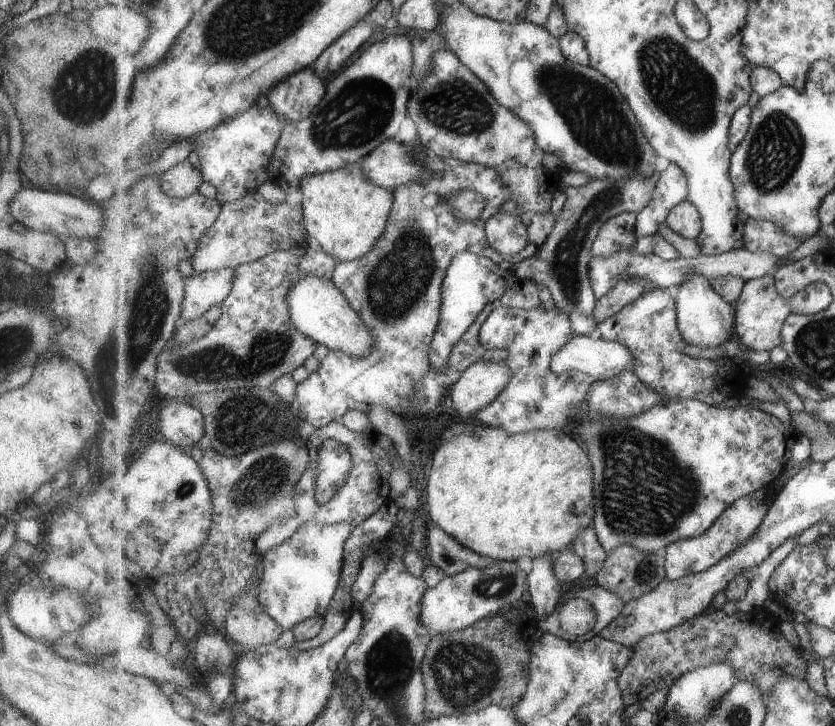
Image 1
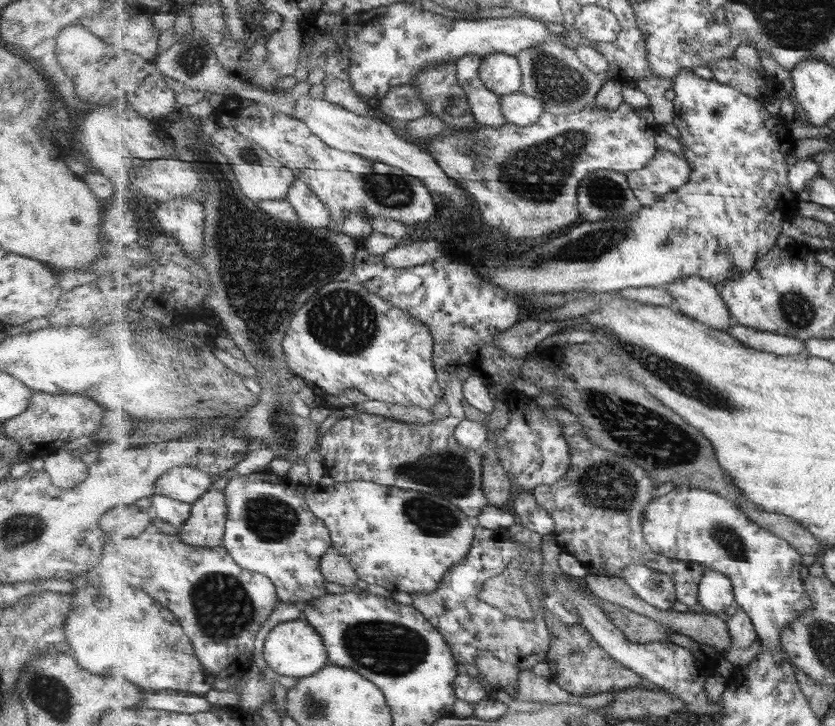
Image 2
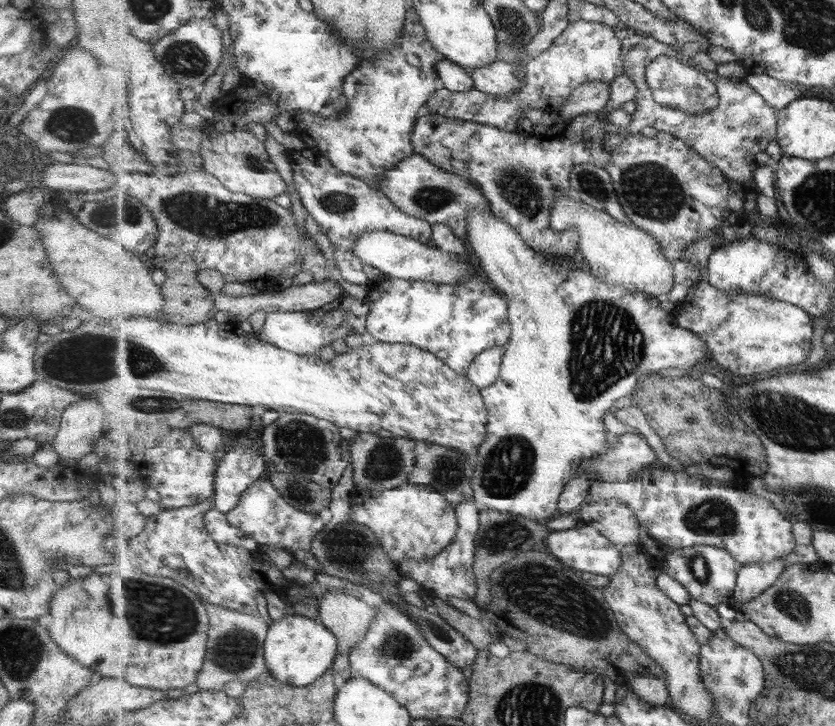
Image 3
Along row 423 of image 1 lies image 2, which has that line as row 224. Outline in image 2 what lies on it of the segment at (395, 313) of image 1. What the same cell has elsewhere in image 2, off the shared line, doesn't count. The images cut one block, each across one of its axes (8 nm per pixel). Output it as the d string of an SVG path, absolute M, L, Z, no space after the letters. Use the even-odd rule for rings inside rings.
M296 179L287 200L295 207L301 221L307 222L313 228L329 229L331 209L306 182Z

